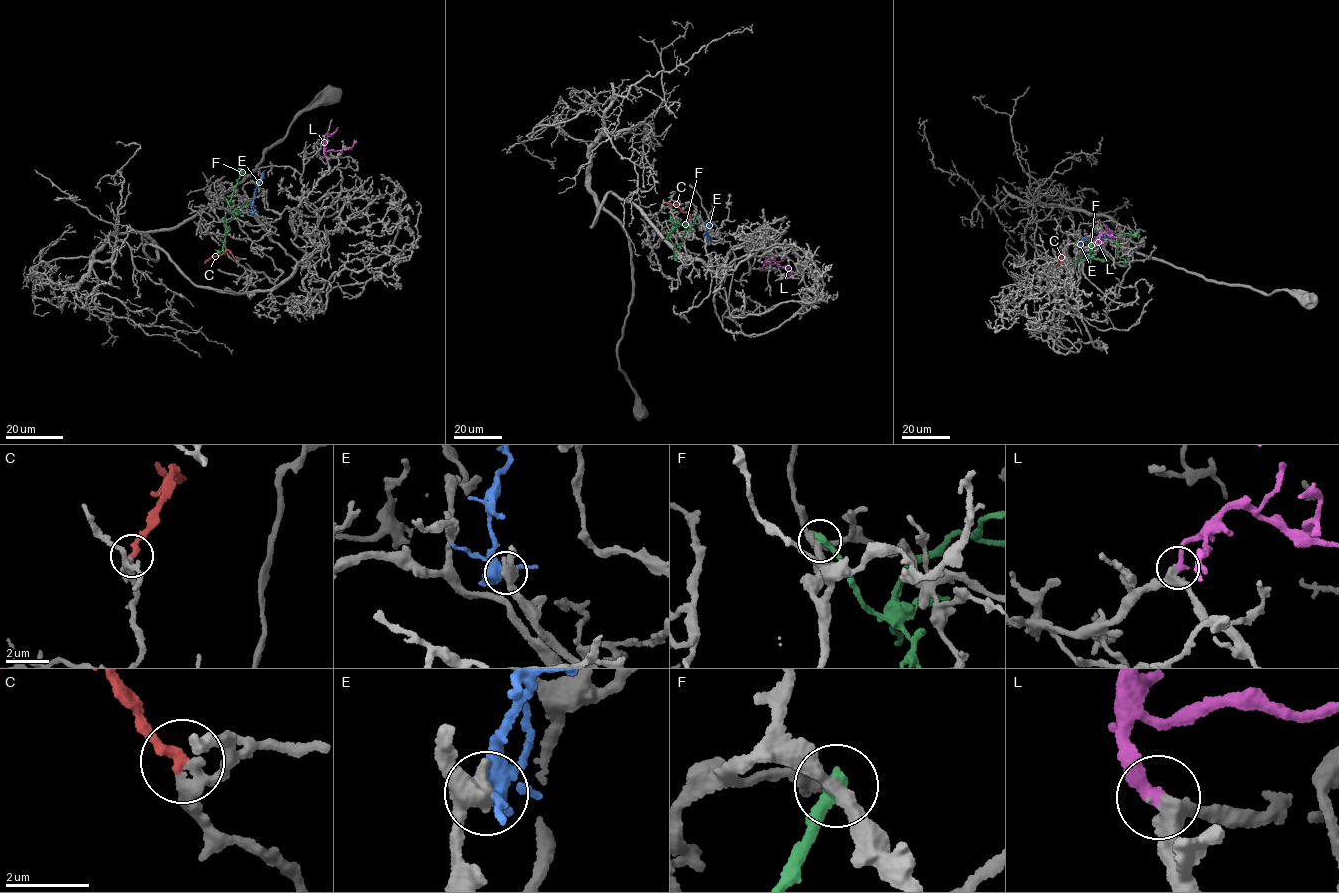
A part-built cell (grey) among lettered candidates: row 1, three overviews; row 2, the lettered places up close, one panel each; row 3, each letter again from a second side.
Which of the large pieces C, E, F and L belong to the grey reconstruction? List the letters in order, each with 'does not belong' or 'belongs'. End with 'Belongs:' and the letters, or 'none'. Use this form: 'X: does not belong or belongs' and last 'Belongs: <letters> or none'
C: belongs
E: does not belong
F: does not belong
L: belongs
Belongs: C, L

